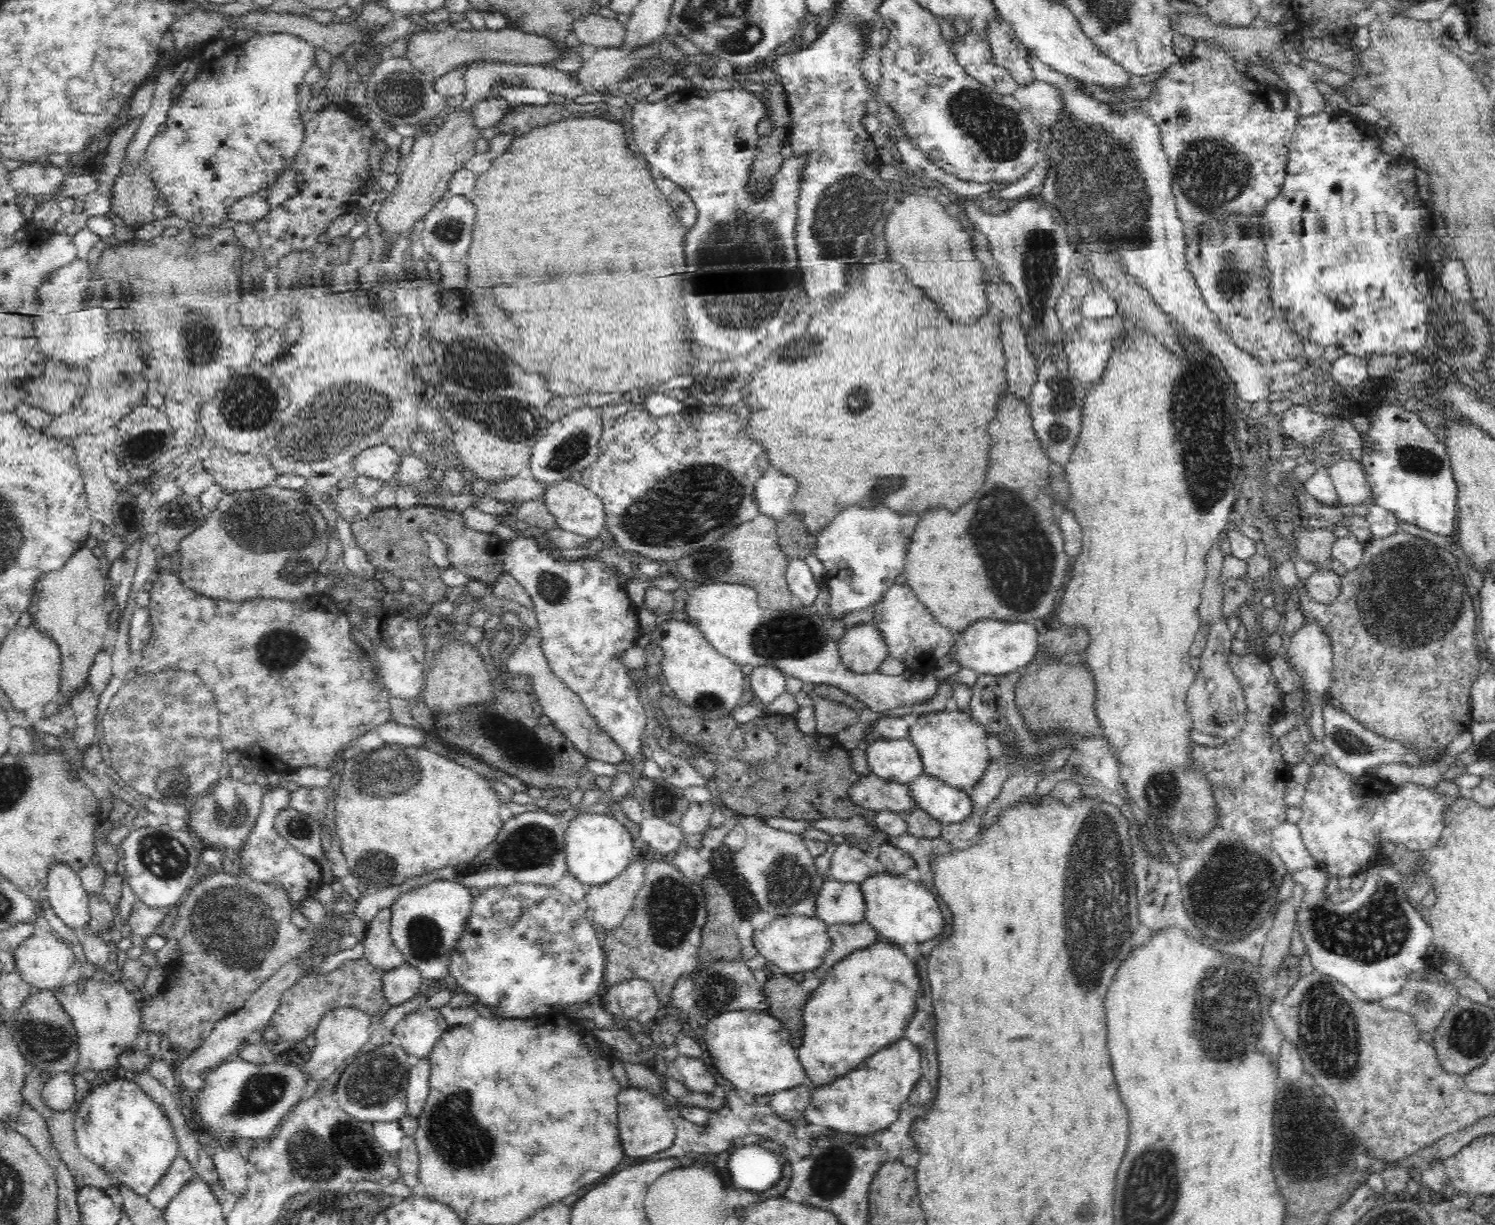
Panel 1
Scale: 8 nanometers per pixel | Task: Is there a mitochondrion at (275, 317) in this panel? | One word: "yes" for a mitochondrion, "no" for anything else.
no

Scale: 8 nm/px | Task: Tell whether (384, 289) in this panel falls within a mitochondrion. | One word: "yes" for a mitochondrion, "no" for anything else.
no

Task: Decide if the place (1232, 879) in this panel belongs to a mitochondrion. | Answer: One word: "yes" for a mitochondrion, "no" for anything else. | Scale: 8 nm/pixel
yes

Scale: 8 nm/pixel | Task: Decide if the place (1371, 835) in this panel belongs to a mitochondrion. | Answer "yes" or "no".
no

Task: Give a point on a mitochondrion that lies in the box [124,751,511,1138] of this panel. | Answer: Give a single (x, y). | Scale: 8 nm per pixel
(235, 926)

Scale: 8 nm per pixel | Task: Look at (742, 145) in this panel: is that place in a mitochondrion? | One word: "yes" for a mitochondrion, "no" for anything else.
no

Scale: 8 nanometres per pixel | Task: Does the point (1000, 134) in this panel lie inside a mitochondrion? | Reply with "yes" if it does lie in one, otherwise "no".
yes

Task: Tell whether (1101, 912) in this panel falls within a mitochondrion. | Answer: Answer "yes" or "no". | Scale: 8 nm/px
yes

